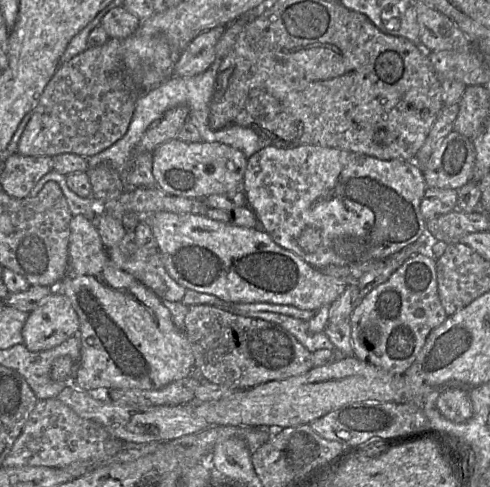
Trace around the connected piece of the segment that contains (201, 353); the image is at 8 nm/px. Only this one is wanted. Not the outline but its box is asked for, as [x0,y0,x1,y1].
[185,304,314,390]

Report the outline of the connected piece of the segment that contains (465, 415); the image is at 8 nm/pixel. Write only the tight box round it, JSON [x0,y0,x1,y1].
[436,388,473,423]

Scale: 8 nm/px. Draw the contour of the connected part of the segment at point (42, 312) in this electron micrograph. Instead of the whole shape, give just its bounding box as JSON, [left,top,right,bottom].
[22,289,78,352]

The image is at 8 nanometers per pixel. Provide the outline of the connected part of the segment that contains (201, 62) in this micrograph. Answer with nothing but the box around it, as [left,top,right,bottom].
[174,26,226,77]

